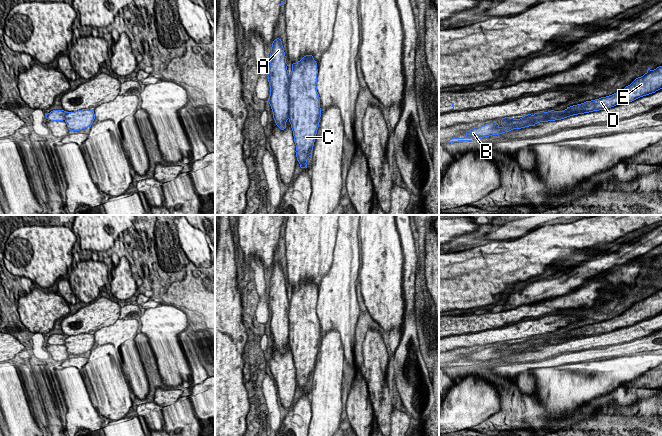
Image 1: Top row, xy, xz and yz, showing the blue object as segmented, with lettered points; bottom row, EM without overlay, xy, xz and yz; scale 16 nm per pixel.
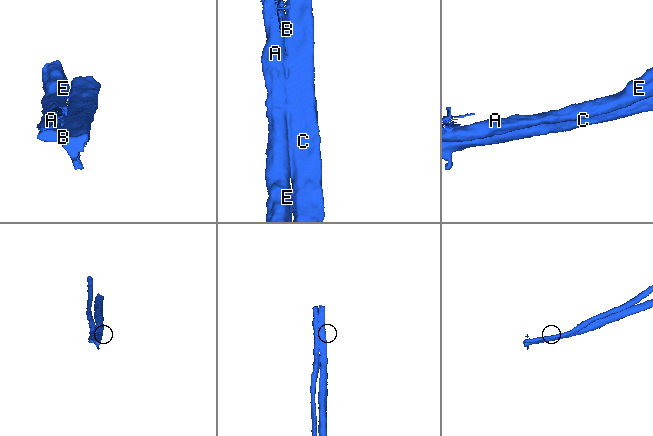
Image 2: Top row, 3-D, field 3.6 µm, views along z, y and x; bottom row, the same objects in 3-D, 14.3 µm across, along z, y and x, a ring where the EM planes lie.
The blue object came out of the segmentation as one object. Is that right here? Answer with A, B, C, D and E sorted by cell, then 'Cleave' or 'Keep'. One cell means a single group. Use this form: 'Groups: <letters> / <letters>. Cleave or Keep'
Groups: A D E / B C. Cleave

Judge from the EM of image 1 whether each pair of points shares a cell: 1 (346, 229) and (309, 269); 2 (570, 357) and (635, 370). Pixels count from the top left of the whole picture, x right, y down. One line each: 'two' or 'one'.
1: two
2: two

